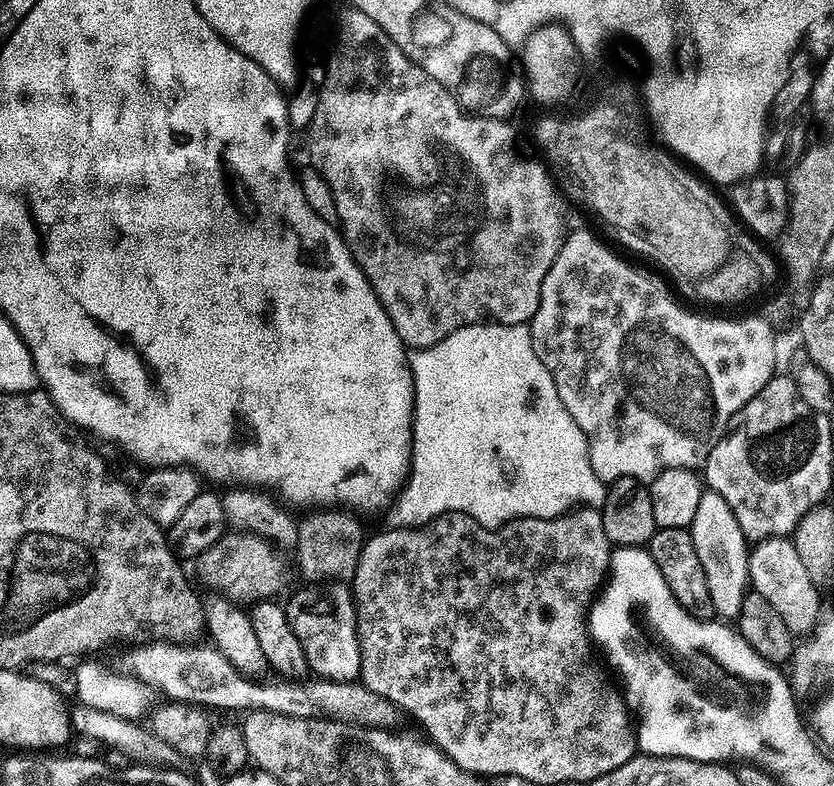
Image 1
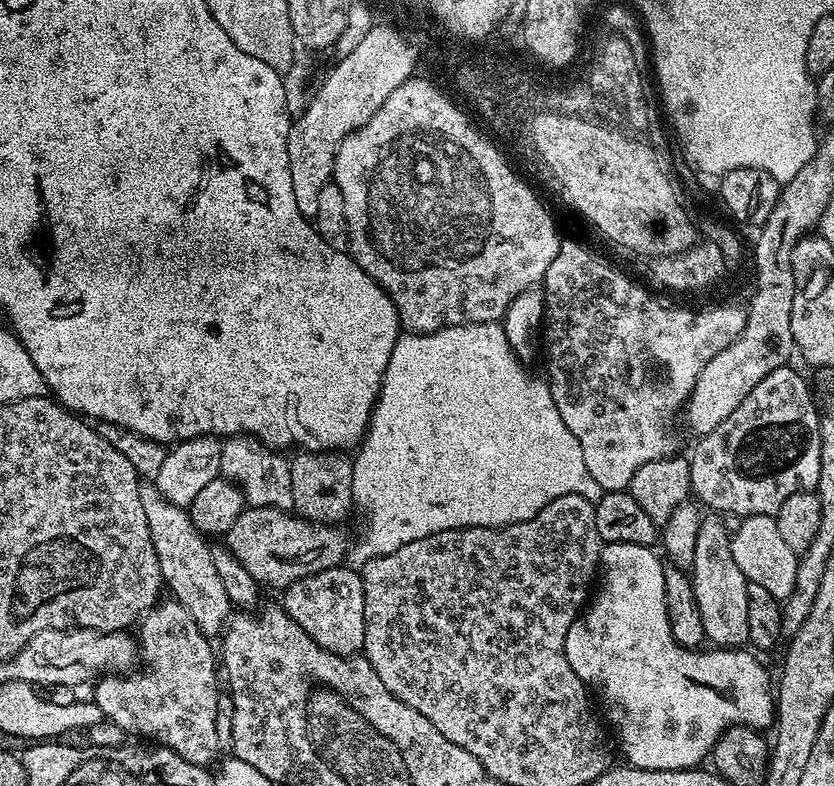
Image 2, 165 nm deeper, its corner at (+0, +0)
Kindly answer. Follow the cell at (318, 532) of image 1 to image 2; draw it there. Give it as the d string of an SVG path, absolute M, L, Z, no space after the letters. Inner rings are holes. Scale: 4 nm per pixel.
M300 450L297 451L297 456L294 455L290 460L290 494L294 494L294 502L292 503L292 508L295 509L299 515L303 516L305 520L312 521L313 524L335 524L337 526L343 525L344 519L348 516L348 511L353 511L354 501L352 498L352 461L353 457L351 455L345 454L340 450L333 450L331 452L314 452L311 450Z

